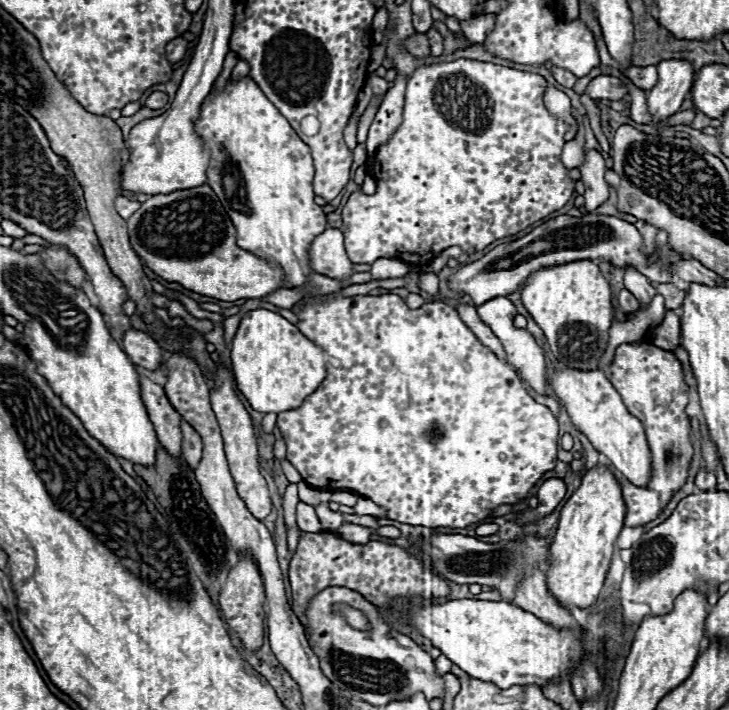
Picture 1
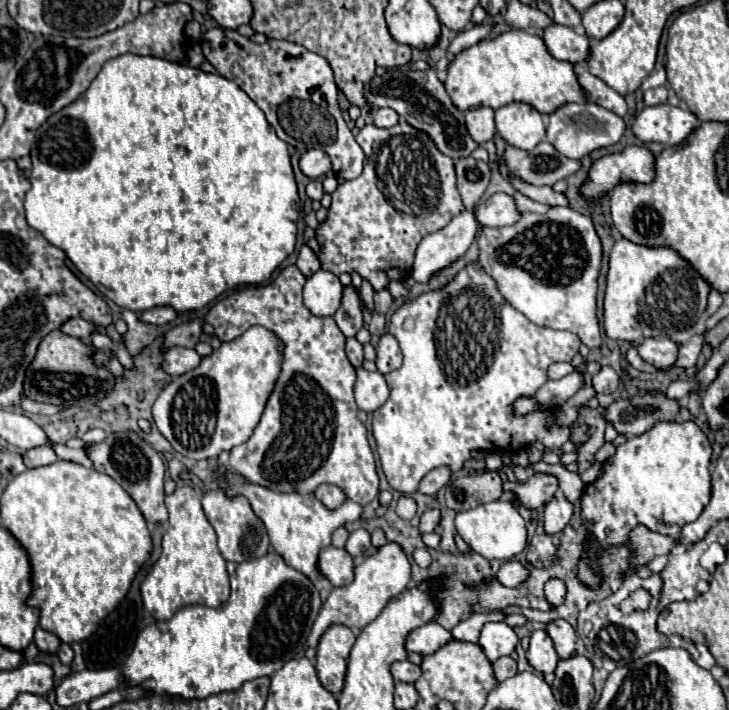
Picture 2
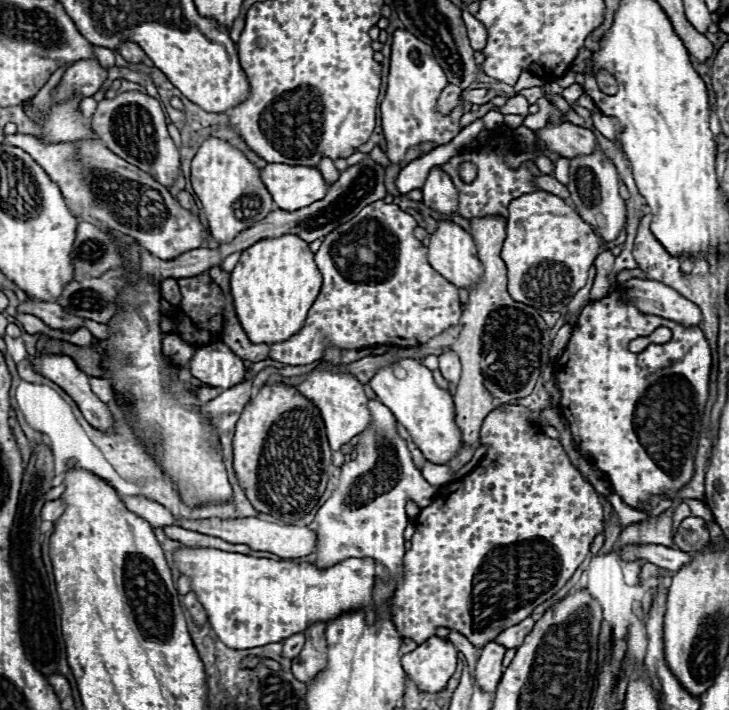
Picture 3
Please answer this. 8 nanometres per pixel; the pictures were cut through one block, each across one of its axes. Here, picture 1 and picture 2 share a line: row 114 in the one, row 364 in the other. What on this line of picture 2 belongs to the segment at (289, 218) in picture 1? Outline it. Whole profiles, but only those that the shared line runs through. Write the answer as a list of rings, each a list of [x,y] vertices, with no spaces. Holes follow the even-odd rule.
[[[252,326],[242,336],[222,342],[220,348],[202,358],[200,366],[176,376],[160,392],[152,406],[158,430],[176,452],[194,460],[218,458],[220,452],[246,442],[274,390],[282,354],[284,342],[262,326]]]

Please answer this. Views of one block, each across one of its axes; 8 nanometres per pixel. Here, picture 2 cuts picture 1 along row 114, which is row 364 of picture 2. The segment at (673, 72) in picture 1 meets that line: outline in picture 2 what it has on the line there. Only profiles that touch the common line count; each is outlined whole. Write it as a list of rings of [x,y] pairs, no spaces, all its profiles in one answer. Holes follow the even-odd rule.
[[[644,338],[638,344],[638,354],[656,368],[670,368],[676,362],[678,346],[670,338]]]

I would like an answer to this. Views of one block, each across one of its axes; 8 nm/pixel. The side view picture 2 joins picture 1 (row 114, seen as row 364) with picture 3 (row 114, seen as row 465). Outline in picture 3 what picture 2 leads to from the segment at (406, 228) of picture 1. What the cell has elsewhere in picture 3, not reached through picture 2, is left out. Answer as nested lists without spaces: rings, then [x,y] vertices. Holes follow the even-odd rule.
[[[396,30],[391,46],[388,90],[384,100],[380,102],[382,132],[386,138],[386,156],[390,158],[392,164],[402,164],[410,148],[416,148],[424,142],[442,146],[448,144],[460,132],[460,118],[464,114],[462,105],[457,106],[455,112],[448,116],[436,112],[436,100],[444,86],[446,86],[446,74],[436,62],[432,48],[420,42],[410,32]]]

